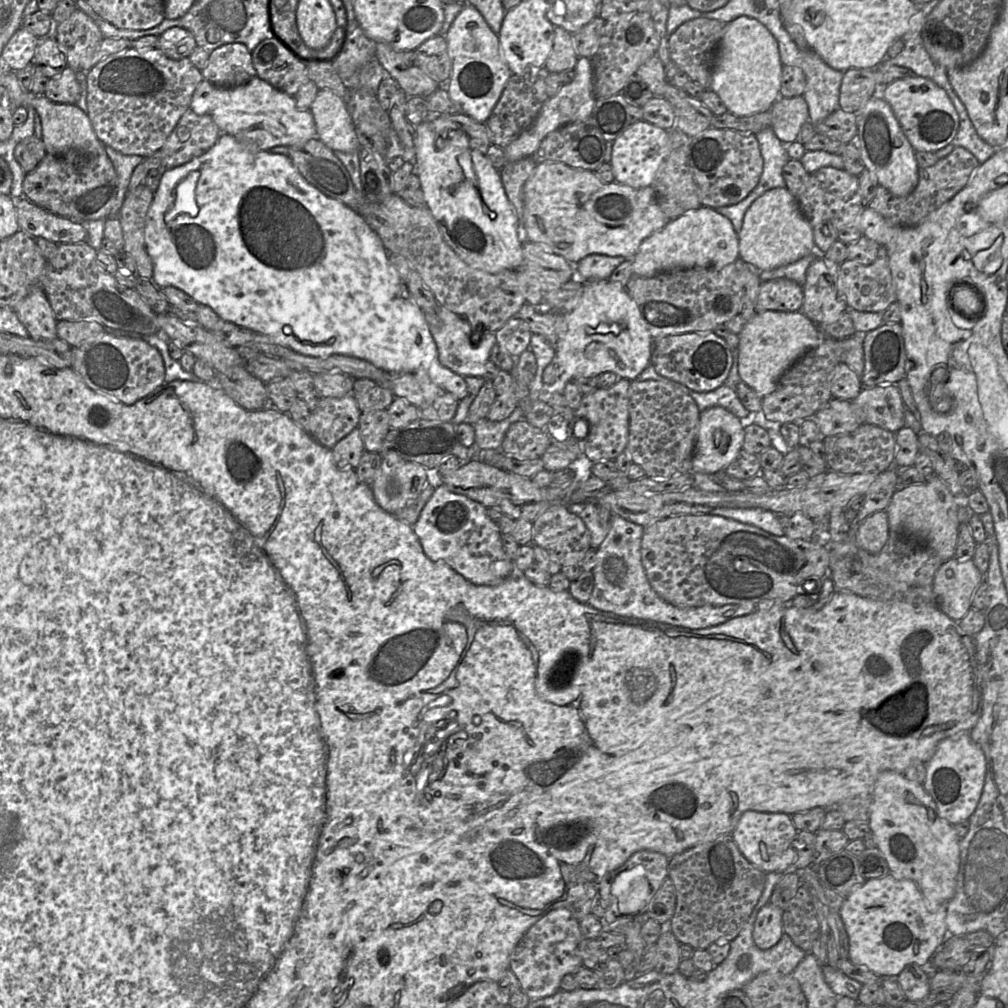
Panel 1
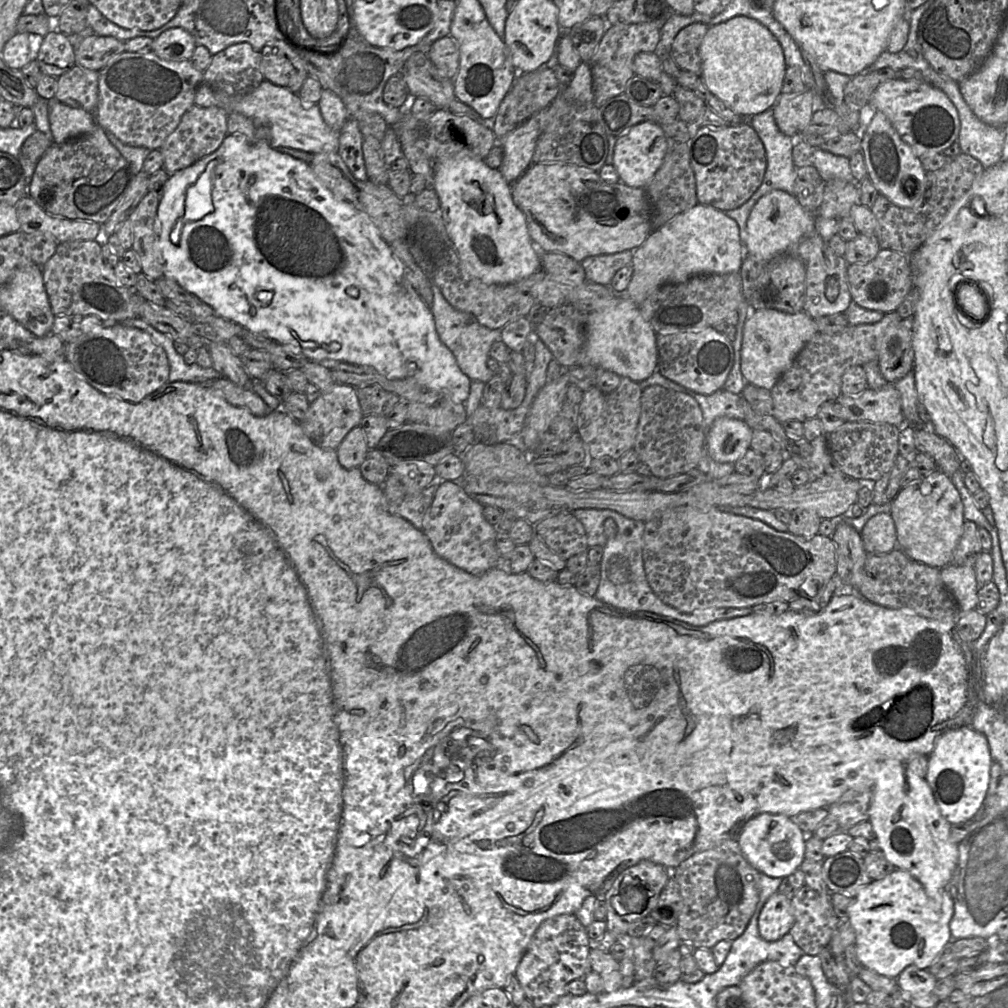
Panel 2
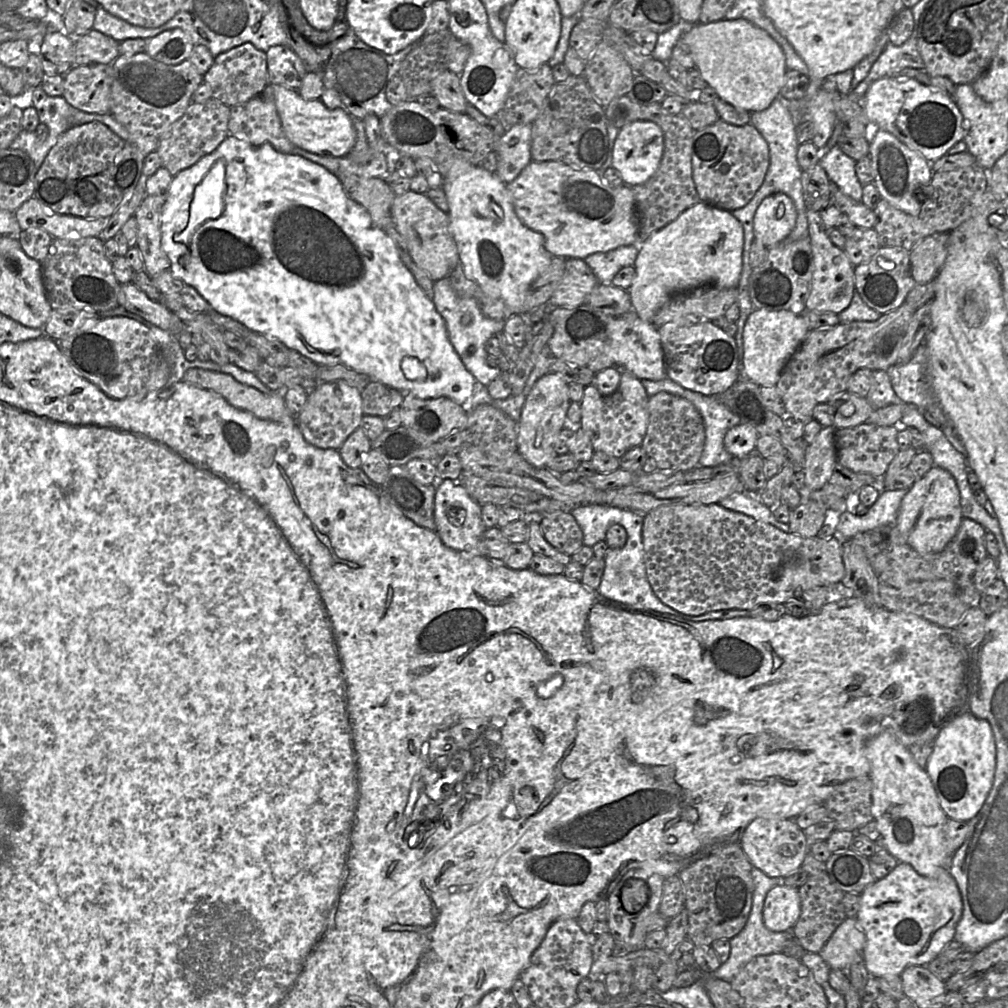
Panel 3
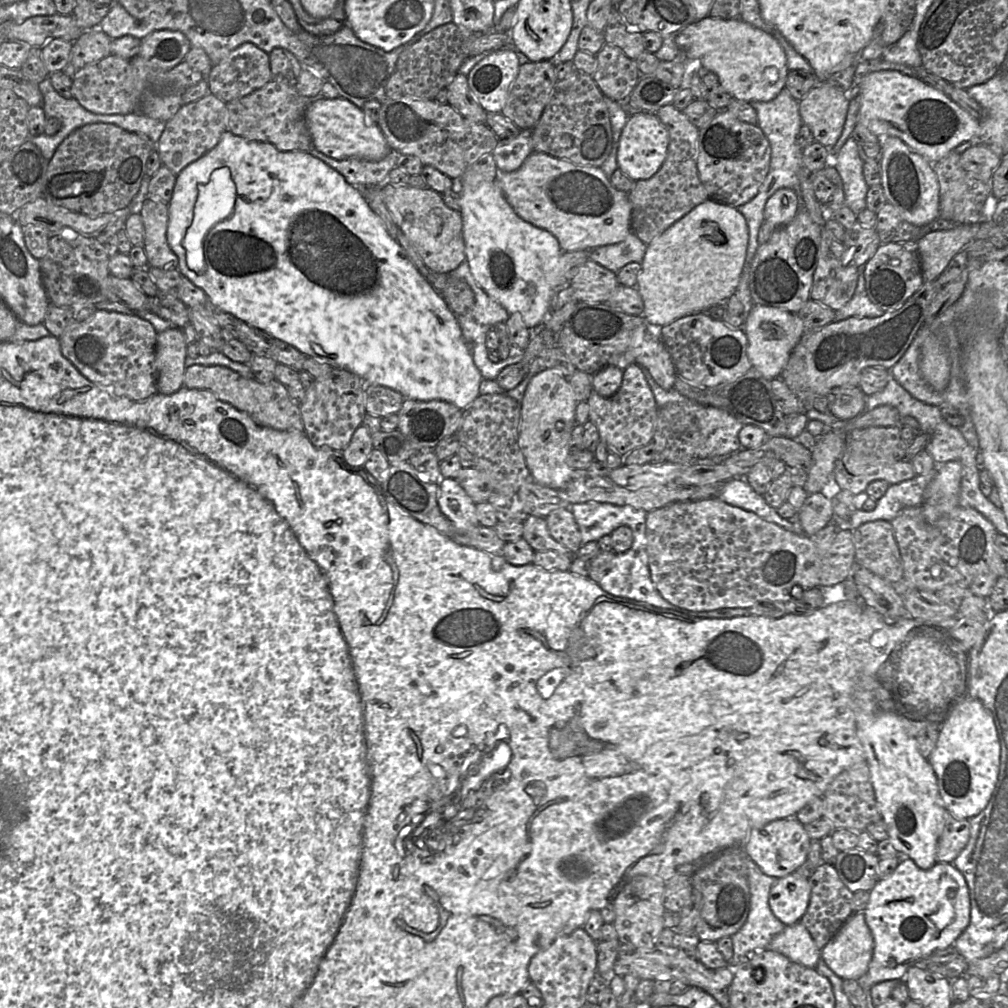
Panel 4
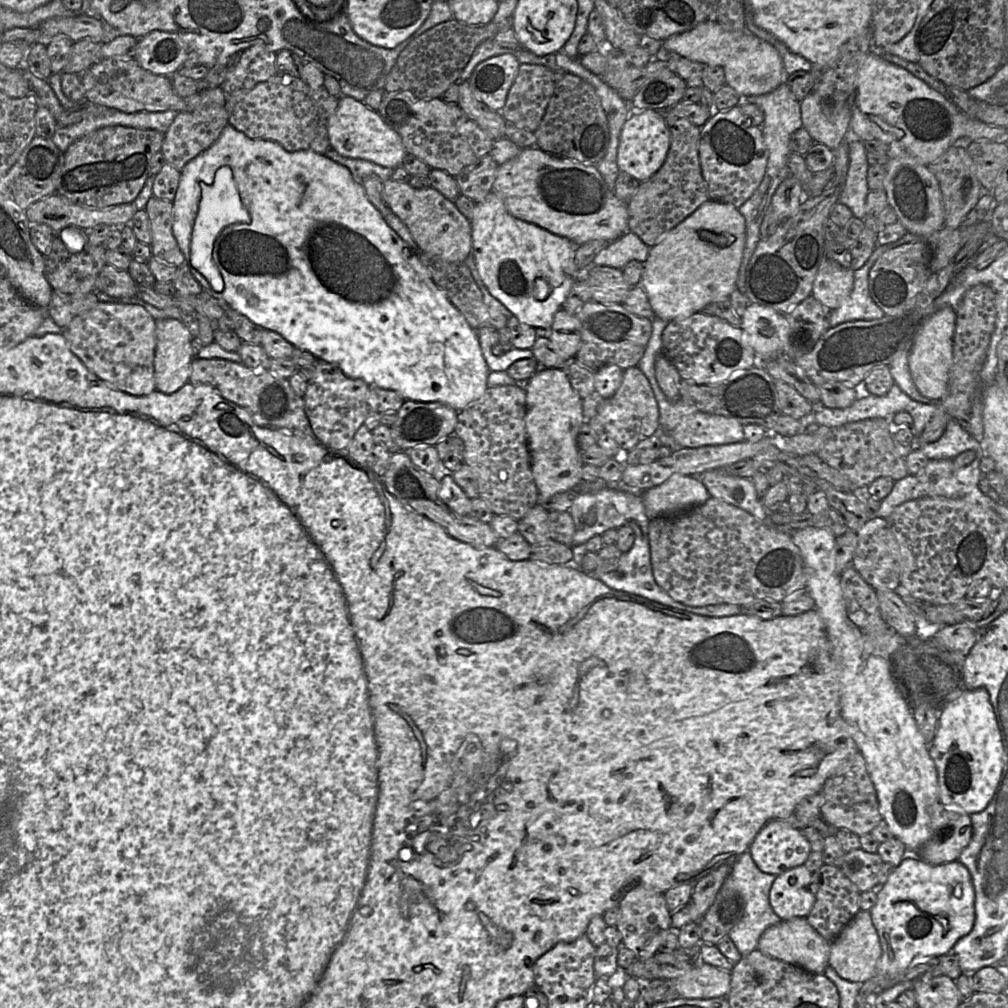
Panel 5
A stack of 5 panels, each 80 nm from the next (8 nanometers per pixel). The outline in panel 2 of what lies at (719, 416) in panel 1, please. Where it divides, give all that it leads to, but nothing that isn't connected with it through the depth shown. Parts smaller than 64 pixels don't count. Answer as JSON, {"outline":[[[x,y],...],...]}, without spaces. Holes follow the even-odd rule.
{"outline":[[[719,417],[706,435],[706,451],[719,463],[735,463],[750,448],[752,429],[743,421]]]}

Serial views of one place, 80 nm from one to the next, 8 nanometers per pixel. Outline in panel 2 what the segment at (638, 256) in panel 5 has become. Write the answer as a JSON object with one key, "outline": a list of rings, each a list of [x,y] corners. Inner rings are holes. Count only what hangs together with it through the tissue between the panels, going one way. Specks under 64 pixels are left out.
{"outline":[[[624,250],[613,254],[593,255],[580,263],[586,280],[592,283],[609,285],[615,273],[622,267],[632,264],[634,250]]]}

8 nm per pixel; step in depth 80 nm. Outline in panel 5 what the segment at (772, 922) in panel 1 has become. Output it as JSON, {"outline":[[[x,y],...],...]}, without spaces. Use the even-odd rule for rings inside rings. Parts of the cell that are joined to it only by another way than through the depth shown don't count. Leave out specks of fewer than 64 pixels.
{"outline":[[[804,866],[794,867],[776,877],[769,901],[775,914],[787,921],[795,917],[806,918],[813,908],[818,884]]]}

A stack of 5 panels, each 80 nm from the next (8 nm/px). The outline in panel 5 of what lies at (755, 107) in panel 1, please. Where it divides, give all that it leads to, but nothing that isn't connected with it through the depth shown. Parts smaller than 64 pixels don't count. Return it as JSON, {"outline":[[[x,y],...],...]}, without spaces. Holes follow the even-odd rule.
{"outline":[[[708,19],[692,30],[672,35],[662,41],[662,46],[692,61],[707,66],[721,66],[724,69],[726,85],[732,87],[741,97],[763,95],[787,82],[782,59],[770,43],[746,31],[729,31],[717,21]]]}

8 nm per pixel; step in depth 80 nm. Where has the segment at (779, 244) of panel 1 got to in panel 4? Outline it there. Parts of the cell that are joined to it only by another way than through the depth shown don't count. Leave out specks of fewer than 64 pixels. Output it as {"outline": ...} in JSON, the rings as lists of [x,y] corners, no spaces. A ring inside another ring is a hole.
{"outline":[[[790,188],[777,190],[766,202],[764,220],[777,227],[788,224],[799,211],[799,198]]]}

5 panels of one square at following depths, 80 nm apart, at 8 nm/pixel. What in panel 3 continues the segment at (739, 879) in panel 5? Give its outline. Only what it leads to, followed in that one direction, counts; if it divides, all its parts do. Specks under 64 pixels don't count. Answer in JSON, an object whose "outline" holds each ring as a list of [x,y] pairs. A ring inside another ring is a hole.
{"outline":[[[754,867],[752,869],[752,878],[754,881],[754,893],[748,920],[742,931],[729,940],[730,954],[727,961],[721,964],[721,966],[712,974],[704,975],[712,975],[717,979],[731,982],[739,971],[753,958],[763,955],[784,953],[784,950],[791,944],[791,940],[794,940],[791,932],[772,932],[768,930],[763,923],[763,905],[766,895],[774,886],[780,884],[782,879],[771,878]]]}

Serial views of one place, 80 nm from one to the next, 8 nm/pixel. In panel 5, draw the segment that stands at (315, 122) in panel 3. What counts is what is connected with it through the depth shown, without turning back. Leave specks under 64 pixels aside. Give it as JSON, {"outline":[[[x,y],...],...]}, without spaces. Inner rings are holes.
{"outline":[[[340,95],[337,108],[328,120],[327,131],[331,149],[343,157],[395,169],[401,167],[407,154],[399,135],[384,122],[379,113],[349,96]]]}

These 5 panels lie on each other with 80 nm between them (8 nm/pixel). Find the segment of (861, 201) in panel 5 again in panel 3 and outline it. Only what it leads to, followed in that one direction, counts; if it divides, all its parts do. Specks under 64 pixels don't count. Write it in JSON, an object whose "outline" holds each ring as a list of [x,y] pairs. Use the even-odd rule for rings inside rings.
{"outline":[[[835,146],[821,157],[818,165],[839,190],[855,201],[862,201],[863,186],[855,171],[856,162]]]}

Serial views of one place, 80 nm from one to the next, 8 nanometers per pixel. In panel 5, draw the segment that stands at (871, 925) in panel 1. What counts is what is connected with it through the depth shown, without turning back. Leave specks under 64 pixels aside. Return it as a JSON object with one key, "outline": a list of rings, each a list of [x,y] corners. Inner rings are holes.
{"outline":[[[909,853],[877,892],[870,915],[879,936],[881,956],[875,974],[863,982],[859,991],[861,998],[875,993],[885,977],[903,972],[915,959],[953,951],[956,942],[972,930],[975,890],[971,874],[958,860],[929,864],[917,853]]]}

